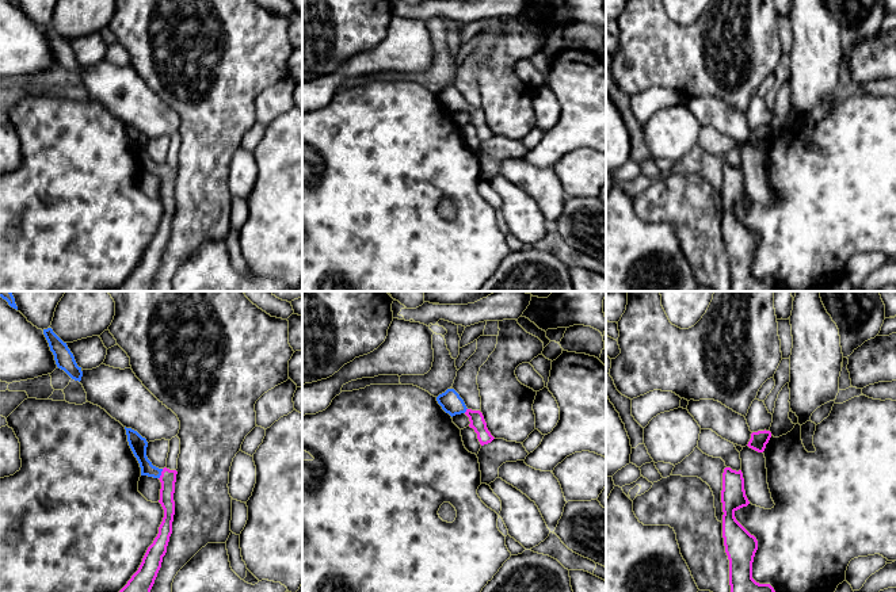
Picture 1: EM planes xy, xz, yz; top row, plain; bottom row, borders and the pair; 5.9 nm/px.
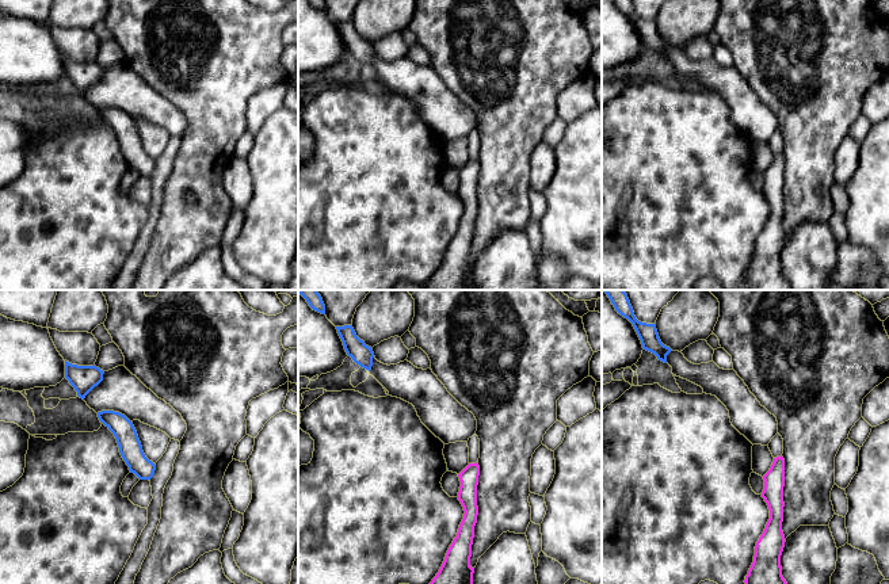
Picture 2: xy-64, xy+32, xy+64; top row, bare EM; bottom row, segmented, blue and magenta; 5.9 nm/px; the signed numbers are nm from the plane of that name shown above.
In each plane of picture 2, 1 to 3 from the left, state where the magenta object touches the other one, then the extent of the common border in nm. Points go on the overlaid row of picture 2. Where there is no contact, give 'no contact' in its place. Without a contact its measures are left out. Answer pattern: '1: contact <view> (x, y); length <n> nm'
1: no contact
2: no contact
3: no contact

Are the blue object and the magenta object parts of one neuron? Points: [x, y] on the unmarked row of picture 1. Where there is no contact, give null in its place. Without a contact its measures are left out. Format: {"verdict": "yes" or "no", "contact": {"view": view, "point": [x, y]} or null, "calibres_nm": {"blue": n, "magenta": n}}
{"verdict": "yes", "contact": {"view": "xy", "point": [160, 171]}, "calibres_nm": {"blue": 100, "magenta": 100}}

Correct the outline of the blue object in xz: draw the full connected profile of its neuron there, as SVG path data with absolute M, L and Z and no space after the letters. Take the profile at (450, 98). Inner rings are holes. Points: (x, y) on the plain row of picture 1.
M447 85L445 89L439 91L436 98L451 114L465 110L470 118L469 123L477 130L481 142L488 141L495 135L487 125L483 110L480 107L468 106L464 96L454 85Z

